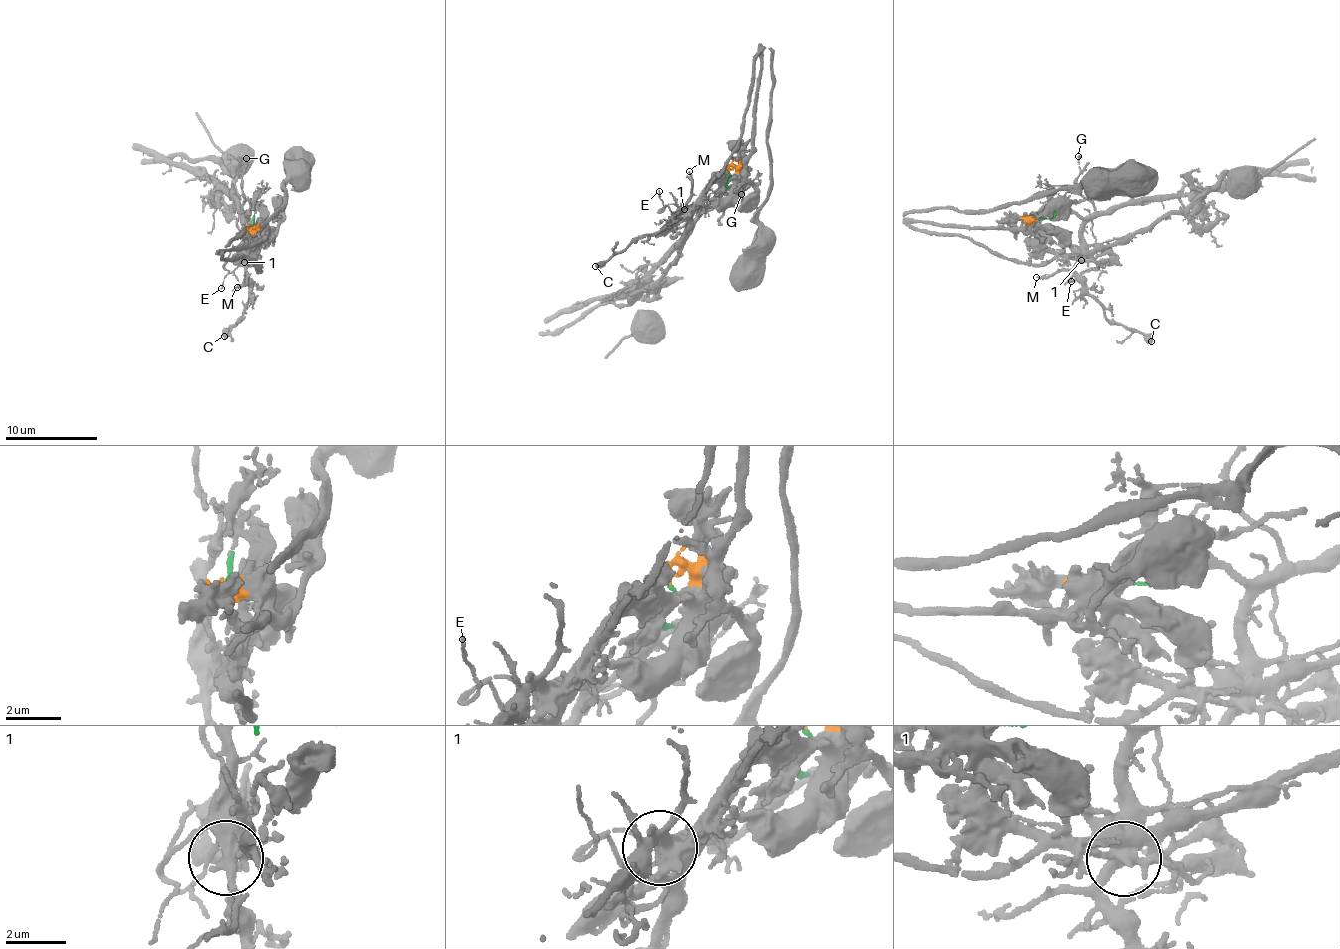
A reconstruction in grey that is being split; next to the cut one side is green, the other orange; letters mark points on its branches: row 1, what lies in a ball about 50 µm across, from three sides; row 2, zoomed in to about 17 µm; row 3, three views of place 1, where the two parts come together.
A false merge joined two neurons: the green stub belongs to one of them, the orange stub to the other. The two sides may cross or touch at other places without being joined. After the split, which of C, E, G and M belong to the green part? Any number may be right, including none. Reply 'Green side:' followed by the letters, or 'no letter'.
Green side: C, E, G, M

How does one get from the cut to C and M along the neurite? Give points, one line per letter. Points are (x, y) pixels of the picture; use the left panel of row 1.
C: (251, 227), (253, 211), (246, 221), (244, 262), (251, 294), (243, 314), (223, 336)
M: (251, 227), (253, 211), (244, 223), (246, 283), (237, 287)

